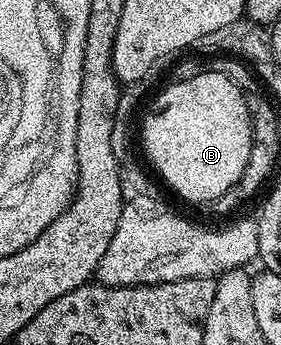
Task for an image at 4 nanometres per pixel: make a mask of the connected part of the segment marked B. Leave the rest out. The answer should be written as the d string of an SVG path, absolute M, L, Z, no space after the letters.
M201 69L189 79L170 84L144 115L144 151L156 166L157 173L164 178L165 185L188 203L210 205L229 191L238 177L242 177L246 161L250 161L251 148L252 122L246 97L238 85L222 73Z

